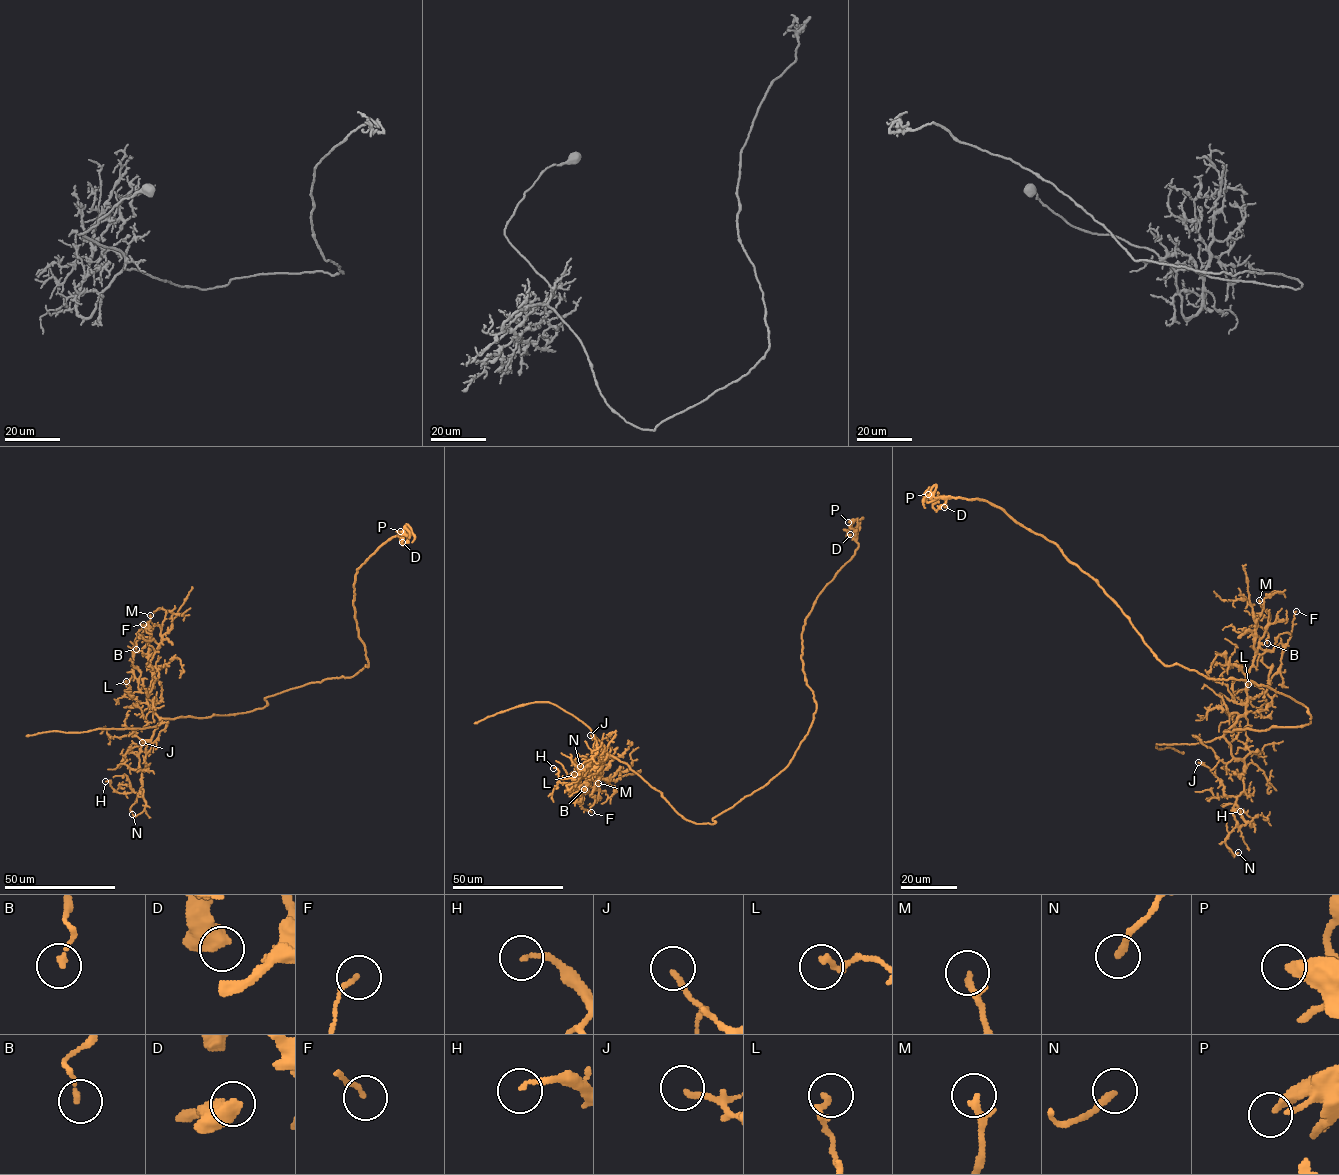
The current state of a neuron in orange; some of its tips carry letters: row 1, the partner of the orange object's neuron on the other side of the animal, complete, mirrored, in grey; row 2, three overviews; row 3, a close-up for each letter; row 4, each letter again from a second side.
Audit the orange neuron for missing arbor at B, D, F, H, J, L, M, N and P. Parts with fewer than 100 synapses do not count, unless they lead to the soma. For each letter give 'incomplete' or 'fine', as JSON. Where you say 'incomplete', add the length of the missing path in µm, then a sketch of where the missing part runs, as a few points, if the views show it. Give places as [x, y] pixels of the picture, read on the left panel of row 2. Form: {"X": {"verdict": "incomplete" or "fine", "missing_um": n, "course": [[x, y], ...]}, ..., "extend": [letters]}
{"B": {"verdict": "fine"}, "D": {"verdict": "fine"}, "F": {"verdict": "fine"}, "H": {"verdict": "fine"}, "J": {"verdict": "fine"}, "L": {"verdict": "fine"}, "M": {"verdict": "fine"}, "N": {"verdict": "fine"}, "P": {"verdict": "fine"}, "extend": []}

